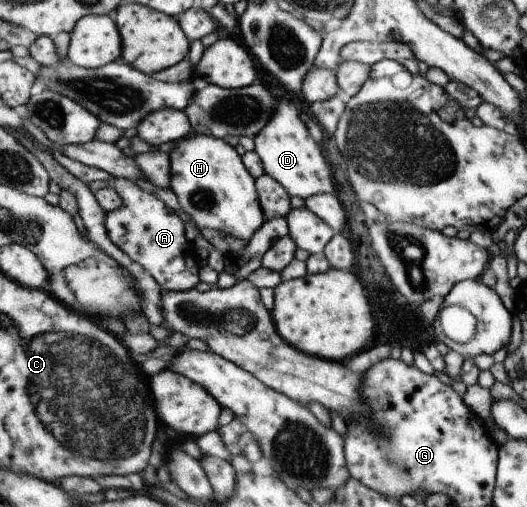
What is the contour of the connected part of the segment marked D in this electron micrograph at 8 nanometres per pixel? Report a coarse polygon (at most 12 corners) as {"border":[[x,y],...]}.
{"border":[[276,98],[256,136],[266,173],[305,201],[336,190],[298,108]]}

